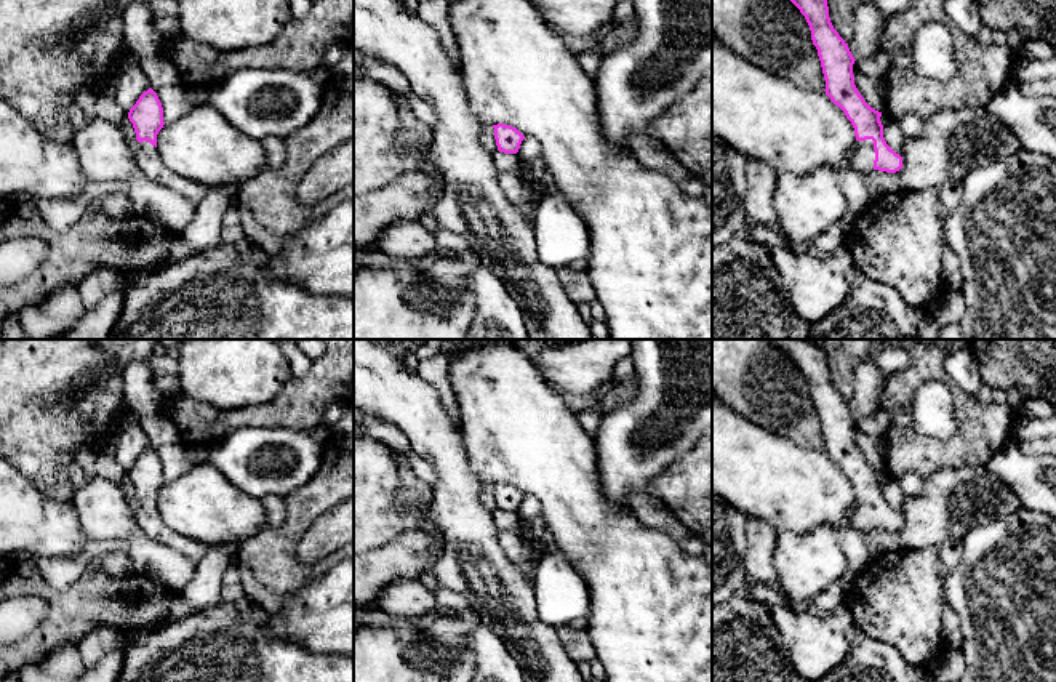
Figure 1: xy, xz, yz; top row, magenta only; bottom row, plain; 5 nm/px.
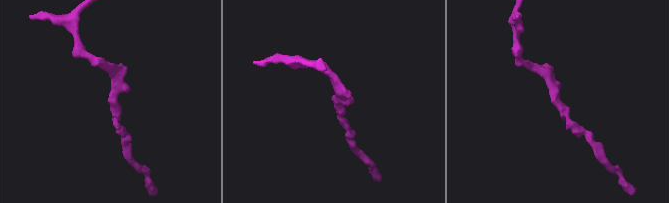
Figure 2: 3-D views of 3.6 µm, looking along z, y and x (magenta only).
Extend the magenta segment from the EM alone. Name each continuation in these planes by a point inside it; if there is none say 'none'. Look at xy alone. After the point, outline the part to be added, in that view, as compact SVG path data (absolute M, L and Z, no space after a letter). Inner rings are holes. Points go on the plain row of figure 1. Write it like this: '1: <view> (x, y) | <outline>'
1: xy (148, 517) | M147 499L139 501L139 507L134 512L134 520L142 532L146 532L154 541L182 552L192 562L198 564L200 559L205 556L208 546L186 538L174 530L168 528L162 520L157 506Z

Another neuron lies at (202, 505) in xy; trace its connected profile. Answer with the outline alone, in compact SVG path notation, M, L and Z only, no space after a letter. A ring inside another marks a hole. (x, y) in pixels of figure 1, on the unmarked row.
M210 461L165 482L157 511L168 528L208 548L240 543L267 527L262 499L243 495Z

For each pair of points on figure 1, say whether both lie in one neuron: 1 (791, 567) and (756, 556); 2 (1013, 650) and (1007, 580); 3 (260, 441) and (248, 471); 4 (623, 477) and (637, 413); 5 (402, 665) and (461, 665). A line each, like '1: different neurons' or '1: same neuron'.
1: different neurons
2: same neuron
3: same neuron
4: same neuron
5: same neuron

